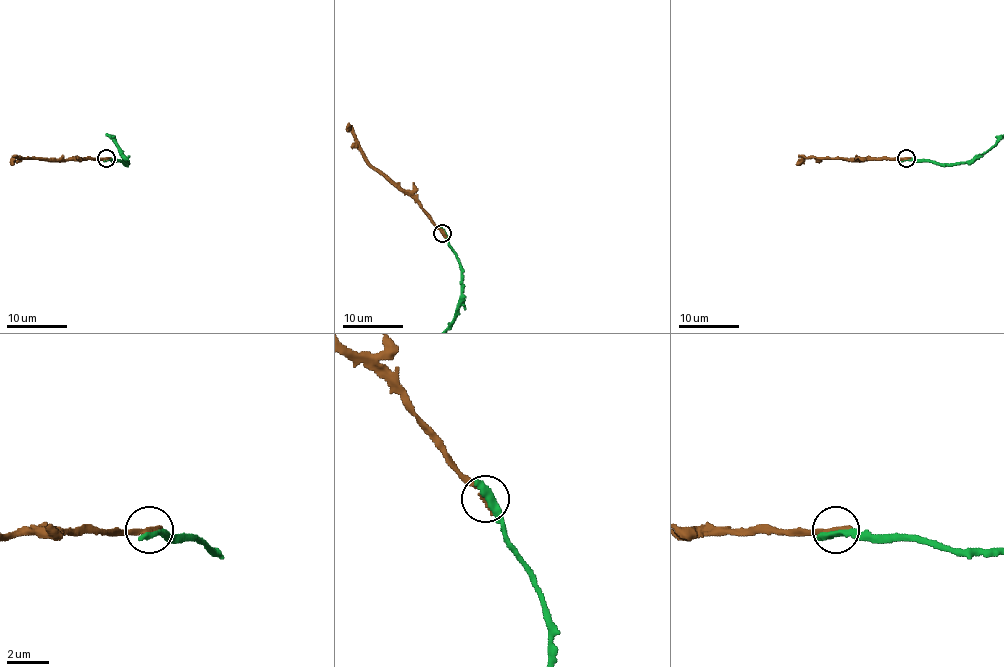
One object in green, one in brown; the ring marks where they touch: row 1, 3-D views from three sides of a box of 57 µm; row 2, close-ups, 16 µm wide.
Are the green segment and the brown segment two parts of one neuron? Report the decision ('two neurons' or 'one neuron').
two neurons

